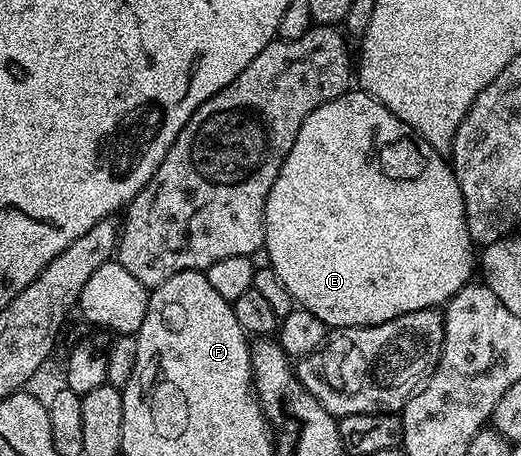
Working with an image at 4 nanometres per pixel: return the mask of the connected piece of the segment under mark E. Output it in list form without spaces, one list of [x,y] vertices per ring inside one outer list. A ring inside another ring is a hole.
[[[349,89],[343,95],[334,97],[334,101],[318,105],[318,109],[314,109],[314,113],[310,113],[310,117],[302,121],[302,129],[298,129],[298,137],[294,137],[294,145],[290,145],[290,153],[286,161],[282,161],[282,169],[264,206],[263,250],[268,251],[267,262],[274,273],[278,273],[282,285],[290,289],[293,300],[303,310],[314,313],[314,317],[318,317],[318,321],[322,321],[328,329],[373,327],[382,325],[382,321],[414,313],[418,309],[443,308],[454,297],[454,293],[468,286],[473,278],[472,267],[474,271],[474,244],[466,225],[462,189],[452,171],[451,162],[441,152],[433,149],[417,131],[410,129],[406,121],[394,117],[394,113],[386,109],[386,105],[382,105],[373,95],[366,94],[362,89]]]

